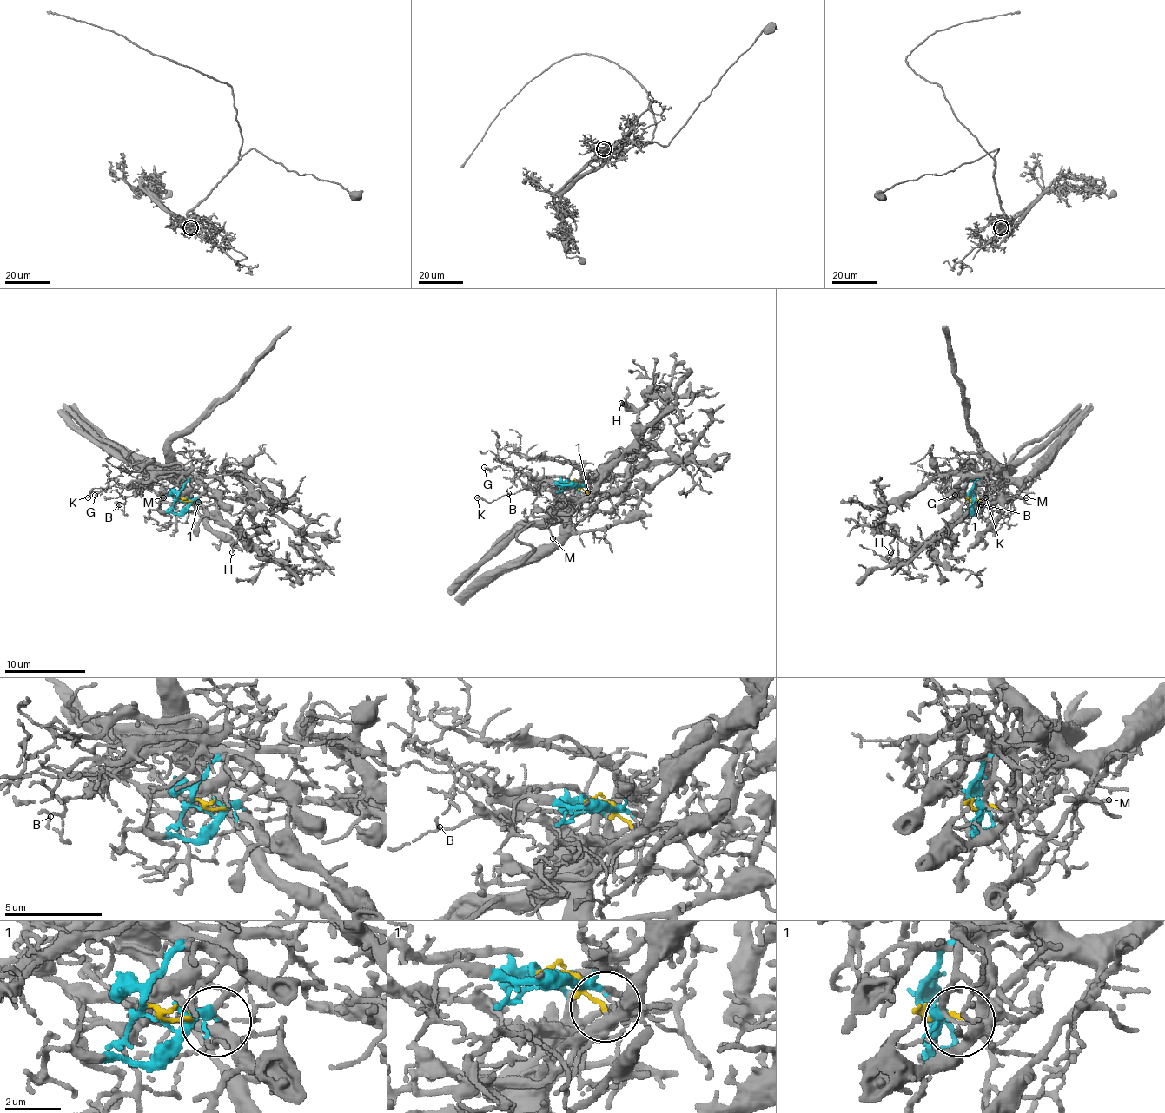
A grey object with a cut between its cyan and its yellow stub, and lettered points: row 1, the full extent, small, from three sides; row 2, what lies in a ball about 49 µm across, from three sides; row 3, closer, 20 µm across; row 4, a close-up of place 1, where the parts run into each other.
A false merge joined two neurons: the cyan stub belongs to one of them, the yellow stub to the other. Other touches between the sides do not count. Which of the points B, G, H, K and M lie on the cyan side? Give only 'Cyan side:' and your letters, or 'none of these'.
Cyan side: B, G, K

